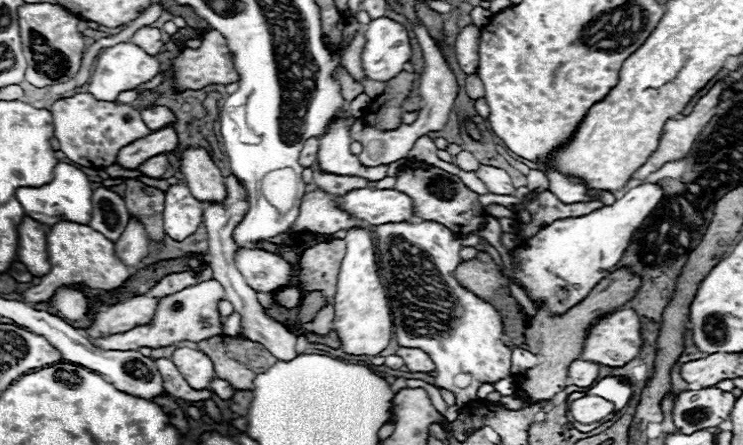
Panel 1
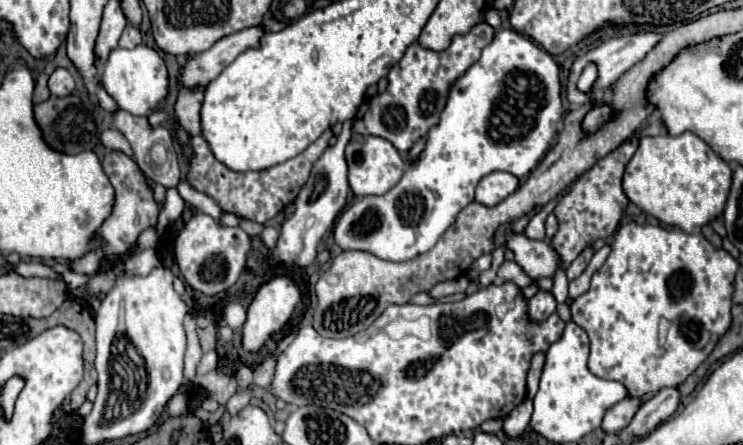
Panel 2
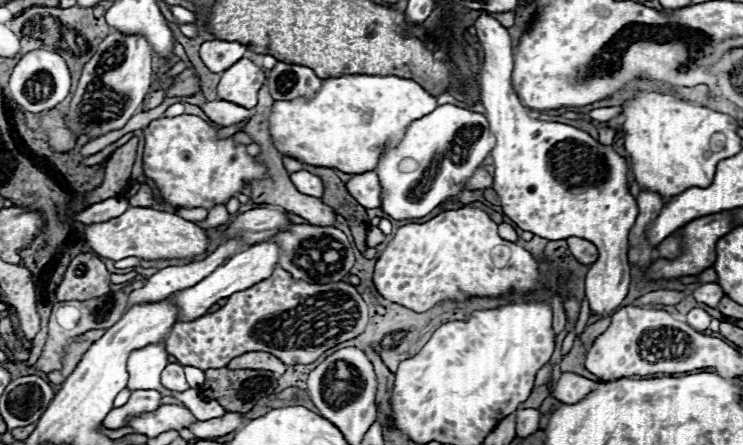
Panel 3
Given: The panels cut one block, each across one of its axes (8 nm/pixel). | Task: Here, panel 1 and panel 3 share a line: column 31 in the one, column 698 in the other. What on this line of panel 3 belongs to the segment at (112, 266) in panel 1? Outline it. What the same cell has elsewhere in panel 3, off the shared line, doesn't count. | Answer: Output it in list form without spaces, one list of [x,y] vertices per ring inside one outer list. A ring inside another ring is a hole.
[[[702,284],[700,288],[694,290],[692,296],[694,296],[698,302],[714,308],[714,306],[718,306],[718,302],[720,302],[720,298],[722,298],[724,294],[722,294],[722,290],[720,290],[718,284]]]

